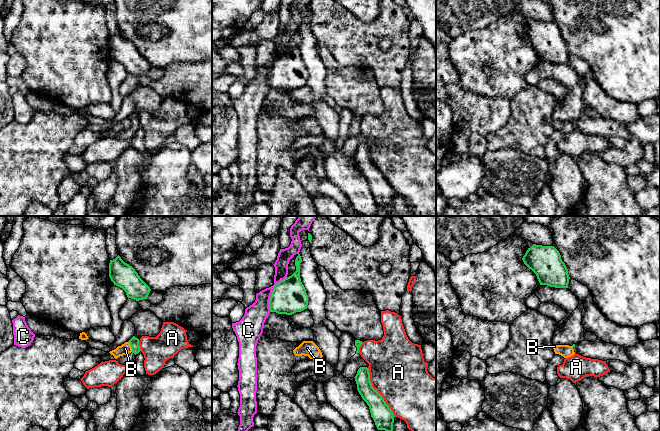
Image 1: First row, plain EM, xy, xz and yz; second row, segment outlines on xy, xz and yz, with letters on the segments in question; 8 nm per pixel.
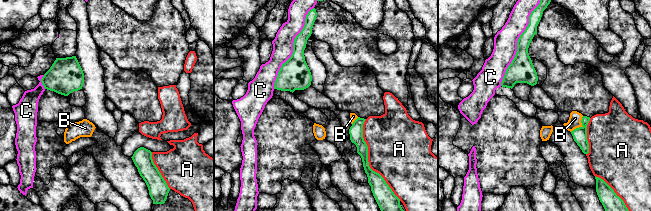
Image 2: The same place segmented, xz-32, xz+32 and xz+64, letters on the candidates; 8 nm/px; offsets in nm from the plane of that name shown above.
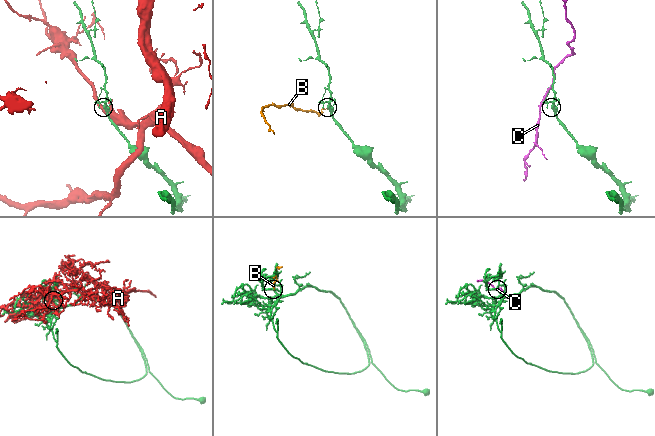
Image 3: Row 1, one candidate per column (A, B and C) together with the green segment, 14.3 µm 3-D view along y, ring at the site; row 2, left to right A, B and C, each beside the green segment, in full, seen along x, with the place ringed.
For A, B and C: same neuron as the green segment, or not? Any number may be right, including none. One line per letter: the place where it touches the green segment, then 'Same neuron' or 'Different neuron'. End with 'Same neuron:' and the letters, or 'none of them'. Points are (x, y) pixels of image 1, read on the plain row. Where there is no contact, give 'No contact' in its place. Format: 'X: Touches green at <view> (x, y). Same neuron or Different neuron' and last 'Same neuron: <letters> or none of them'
A: Touches green at xz (377, 168). Different neuron
B: Touches green at xy (131, 122). Different neuron
C: Touches green at xz (272, 68). Different neuron
Same neuron: none of them

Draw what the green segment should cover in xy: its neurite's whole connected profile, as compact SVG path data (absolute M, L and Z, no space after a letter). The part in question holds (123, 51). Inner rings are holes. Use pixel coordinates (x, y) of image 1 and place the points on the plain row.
M118 31L109 39L109 53L114 61L122 64L128 74L136 77L147 75L151 65L135 45Z

